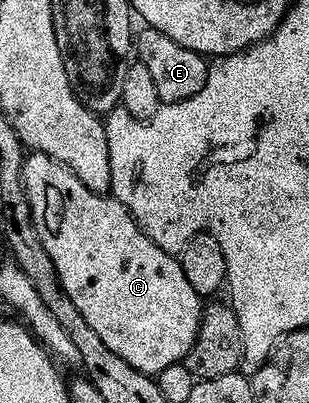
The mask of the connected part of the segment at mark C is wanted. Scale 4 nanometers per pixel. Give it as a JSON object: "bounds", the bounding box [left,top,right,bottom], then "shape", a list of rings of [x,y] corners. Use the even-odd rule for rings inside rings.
{"bounds":[24,154,206,378],"shape":[[[32,154],[25,159],[24,184],[28,187],[28,200],[32,205],[32,216],[38,221],[40,237],[50,254],[50,258],[54,258],[54,266],[62,278],[62,286],[66,286],[66,294],[70,294],[70,298],[74,298],[74,306],[78,306],[78,314],[82,314],[82,318],[86,318],[86,322],[90,322],[90,327],[97,332],[98,338],[102,338],[102,342],[106,342],[106,346],[110,346],[110,350],[114,350],[114,354],[118,354],[118,358],[130,362],[130,366],[134,366],[134,370],[144,372],[147,376],[153,378],[159,377],[160,372],[170,366],[185,363],[200,334],[206,304],[198,294],[198,290],[194,290],[194,286],[190,284],[190,278],[186,278],[183,263],[173,253],[159,248],[141,230],[140,225],[137,224],[134,217],[128,212],[128,207],[121,200],[115,199],[108,194],[90,190],[82,183],[80,177],[70,171],[66,165],[60,164],[48,156]]]}

